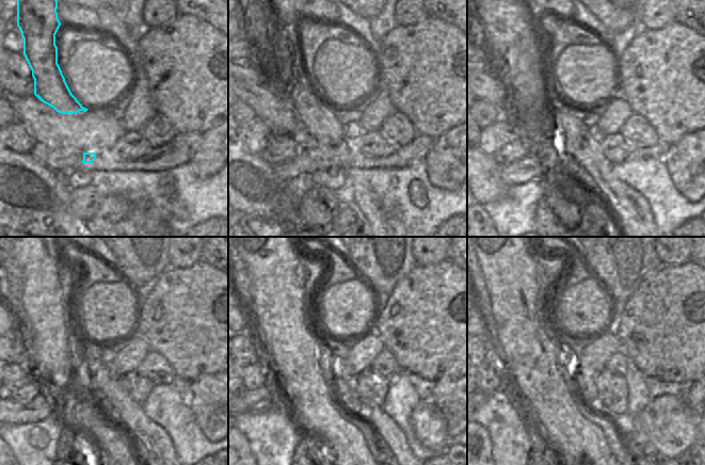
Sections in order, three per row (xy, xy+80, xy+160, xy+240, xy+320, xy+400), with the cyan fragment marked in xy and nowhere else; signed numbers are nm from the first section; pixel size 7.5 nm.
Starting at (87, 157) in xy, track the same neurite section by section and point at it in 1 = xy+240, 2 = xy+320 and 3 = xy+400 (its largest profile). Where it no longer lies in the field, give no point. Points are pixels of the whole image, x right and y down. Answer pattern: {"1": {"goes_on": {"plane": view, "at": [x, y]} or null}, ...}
{"1": {"goes_on": {"plane": "xy+240", "at": [154, 444]}}, "2": {"goes_on": {"plane": "xy+320", "at": [387, 432]}}, "3": {"goes_on": {"plane": "xy+400", "at": [634, 442]}}}

